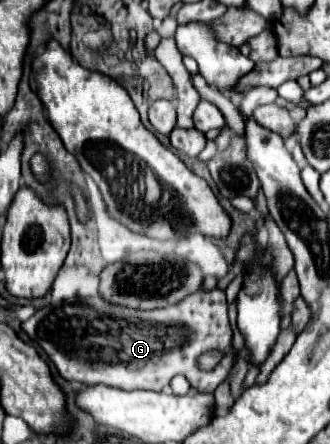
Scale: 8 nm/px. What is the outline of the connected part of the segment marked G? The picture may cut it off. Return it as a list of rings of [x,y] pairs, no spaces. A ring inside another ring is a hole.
[[[220,288],[198,290],[196,294],[190,294],[184,300],[170,304],[168,308],[156,308],[156,310],[134,310],[134,308],[116,306],[106,302],[102,296],[94,296],[94,298],[74,296],[70,300],[48,304],[36,310],[34,316],[22,322],[22,328],[36,344],[40,344],[40,348],[48,354],[48,358],[52,358],[62,378],[70,382],[74,380],[74,382],[90,384],[90,386],[106,384],[122,390],[144,388],[144,390],[162,392],[174,376],[182,374],[194,390],[214,392],[216,386],[226,380],[236,360],[236,350],[232,348],[232,328],[228,322],[226,292]],[[208,350],[220,350],[224,358],[212,372],[200,372],[196,358]]]

